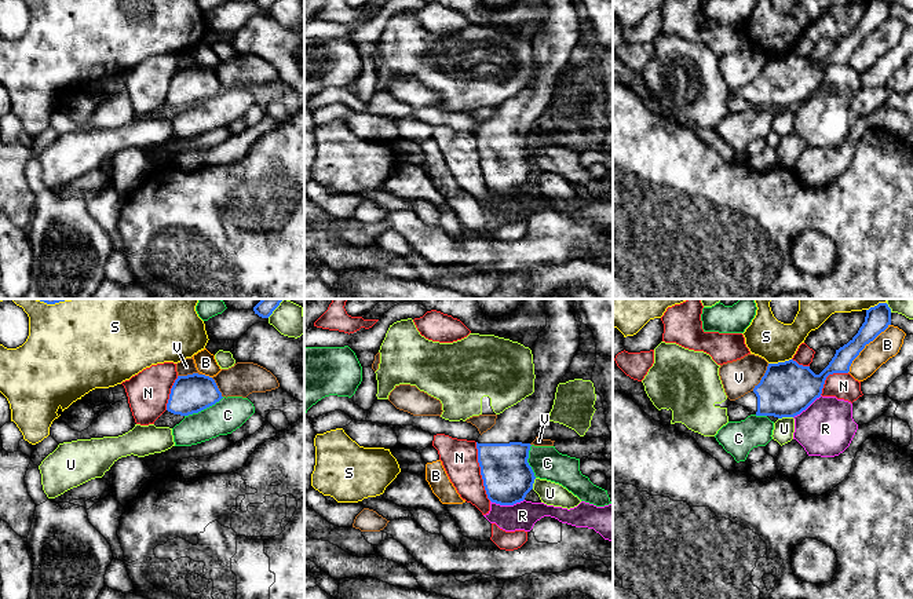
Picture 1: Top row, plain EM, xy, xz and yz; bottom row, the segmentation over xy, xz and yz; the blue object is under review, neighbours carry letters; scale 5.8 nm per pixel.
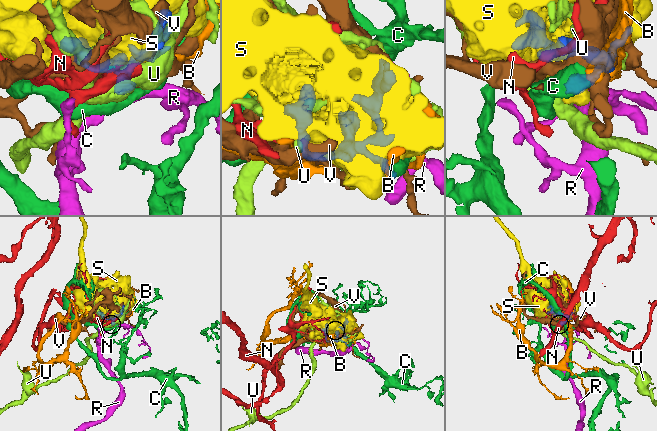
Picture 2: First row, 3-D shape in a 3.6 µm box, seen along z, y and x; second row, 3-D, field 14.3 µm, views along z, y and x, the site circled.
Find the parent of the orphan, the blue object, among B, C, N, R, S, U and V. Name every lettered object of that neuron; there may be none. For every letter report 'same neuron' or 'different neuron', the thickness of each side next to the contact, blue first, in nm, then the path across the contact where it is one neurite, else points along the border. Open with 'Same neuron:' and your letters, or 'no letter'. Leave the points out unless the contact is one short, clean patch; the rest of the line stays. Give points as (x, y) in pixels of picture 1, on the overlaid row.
Same neuron: no letter
B: different neuron; calibres 150 and 160 nm
C: different neuron; calibres 220 and 200 nm
N: different neuron; calibres 280 and 220 nm
R: different neuron; calibres 280 and 160 nm; border xz (523, 499), (512, 504), (490, 501)
S: different neuron; calibres 320 and 240 nm
U: different neuron; calibres 320 and 120 nm
V: different neuron; calibres 320 and 200 nm

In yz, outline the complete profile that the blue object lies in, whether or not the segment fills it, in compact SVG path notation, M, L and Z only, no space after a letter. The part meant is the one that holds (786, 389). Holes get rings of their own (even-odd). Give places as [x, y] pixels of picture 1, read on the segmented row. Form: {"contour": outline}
{"contour": "M879 303L866 310L865 322L858 333L836 350L835 357L819 375L815 375L810 366L799 365L793 359L768 364L760 383L731 403L741 405L756 416L795 417L821 397L829 375L848 373L852 361L865 346L890 325L891 308L887 303Z"}

